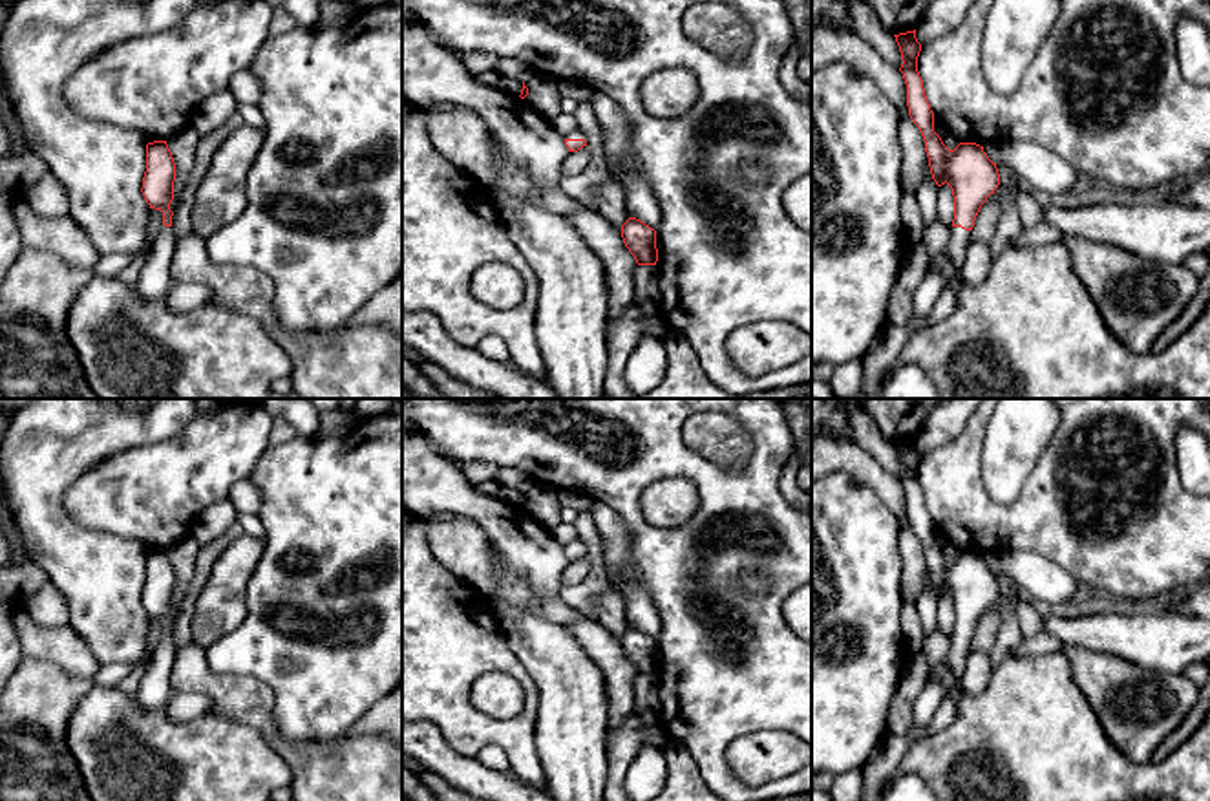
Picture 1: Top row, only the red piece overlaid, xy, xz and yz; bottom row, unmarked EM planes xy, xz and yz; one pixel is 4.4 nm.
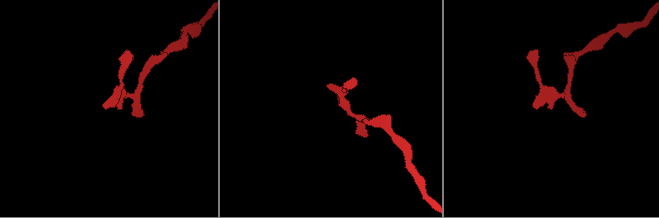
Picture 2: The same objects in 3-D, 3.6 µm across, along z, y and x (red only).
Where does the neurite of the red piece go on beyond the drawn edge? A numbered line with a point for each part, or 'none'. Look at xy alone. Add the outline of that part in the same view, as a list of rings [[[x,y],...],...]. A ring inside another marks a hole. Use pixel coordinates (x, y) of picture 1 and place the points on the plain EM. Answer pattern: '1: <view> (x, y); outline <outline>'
1: xy (154, 692); outline [[[163,636],[155,649],[155,658],[146,669],[139,689],[133,693],[144,711],[157,711],[166,706],[170,695],[170,673],[175,658],[175,644],[172,636]]]

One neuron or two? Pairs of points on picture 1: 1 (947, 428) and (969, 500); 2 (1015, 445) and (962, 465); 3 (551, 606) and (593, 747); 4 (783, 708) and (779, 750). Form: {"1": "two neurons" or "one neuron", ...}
{"1": "two neurons", "2": "two neurons", "3": "two neurons", "4": "two neurons"}

